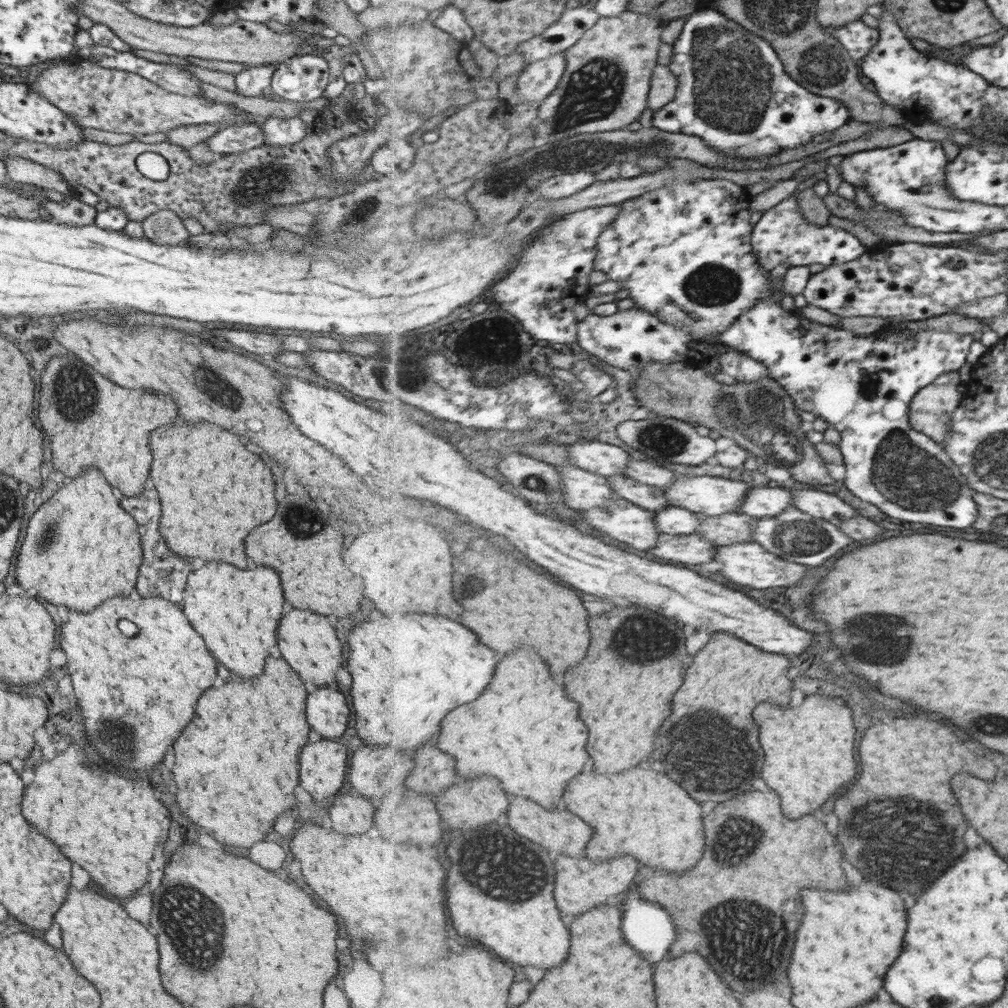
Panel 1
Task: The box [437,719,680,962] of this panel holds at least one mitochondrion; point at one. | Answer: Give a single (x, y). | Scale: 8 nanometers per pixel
(491, 863)

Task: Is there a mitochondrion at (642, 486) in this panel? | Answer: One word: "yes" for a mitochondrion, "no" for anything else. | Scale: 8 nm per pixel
no

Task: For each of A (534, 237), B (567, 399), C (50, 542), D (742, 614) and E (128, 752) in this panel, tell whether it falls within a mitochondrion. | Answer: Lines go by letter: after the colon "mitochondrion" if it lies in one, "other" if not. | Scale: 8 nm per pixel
A: other
B: other
C: mitochondrion
D: other
E: mitochondrion

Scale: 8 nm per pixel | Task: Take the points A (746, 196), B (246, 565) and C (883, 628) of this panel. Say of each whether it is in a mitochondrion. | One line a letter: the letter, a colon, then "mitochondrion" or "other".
A: other
B: other
C: mitochondrion

